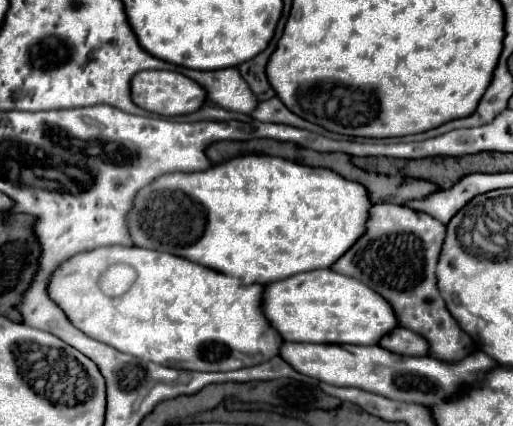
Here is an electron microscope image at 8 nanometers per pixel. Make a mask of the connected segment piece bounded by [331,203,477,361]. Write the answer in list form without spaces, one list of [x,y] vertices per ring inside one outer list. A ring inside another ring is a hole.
[[[379,203],[371,209],[367,233],[331,269],[363,281],[389,299],[397,311],[399,327],[407,325],[407,329],[423,335],[431,345],[431,357],[459,361],[473,353],[477,343],[453,319],[437,285],[437,261],[445,241],[445,231],[445,225],[427,213],[417,213],[403,205]]]

